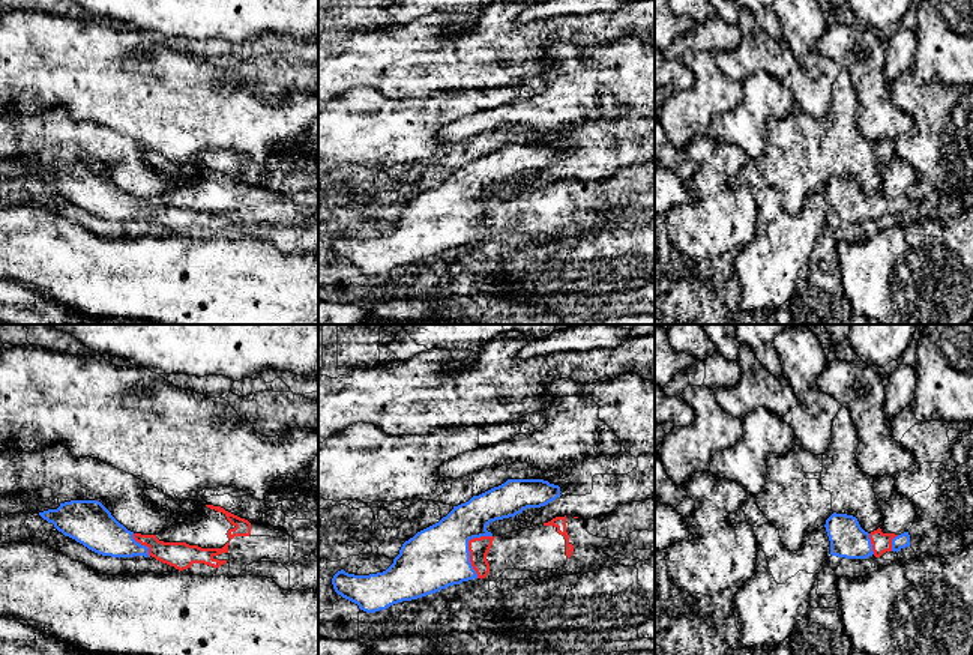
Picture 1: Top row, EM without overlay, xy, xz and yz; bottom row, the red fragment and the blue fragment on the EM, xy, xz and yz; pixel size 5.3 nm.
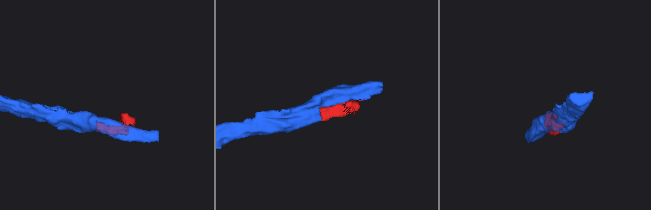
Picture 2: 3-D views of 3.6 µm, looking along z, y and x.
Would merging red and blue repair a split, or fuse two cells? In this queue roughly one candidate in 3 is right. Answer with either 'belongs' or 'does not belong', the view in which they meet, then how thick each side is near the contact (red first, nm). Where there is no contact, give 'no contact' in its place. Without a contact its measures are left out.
belongs; contact in xz; calibres 110 and 340 nm

